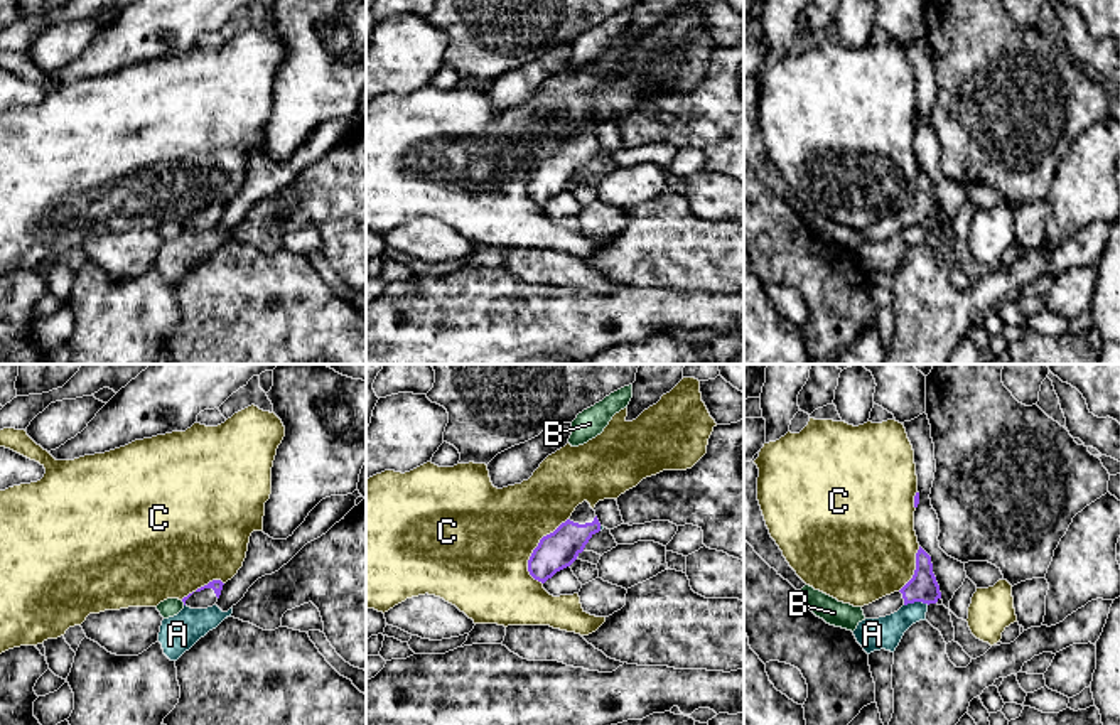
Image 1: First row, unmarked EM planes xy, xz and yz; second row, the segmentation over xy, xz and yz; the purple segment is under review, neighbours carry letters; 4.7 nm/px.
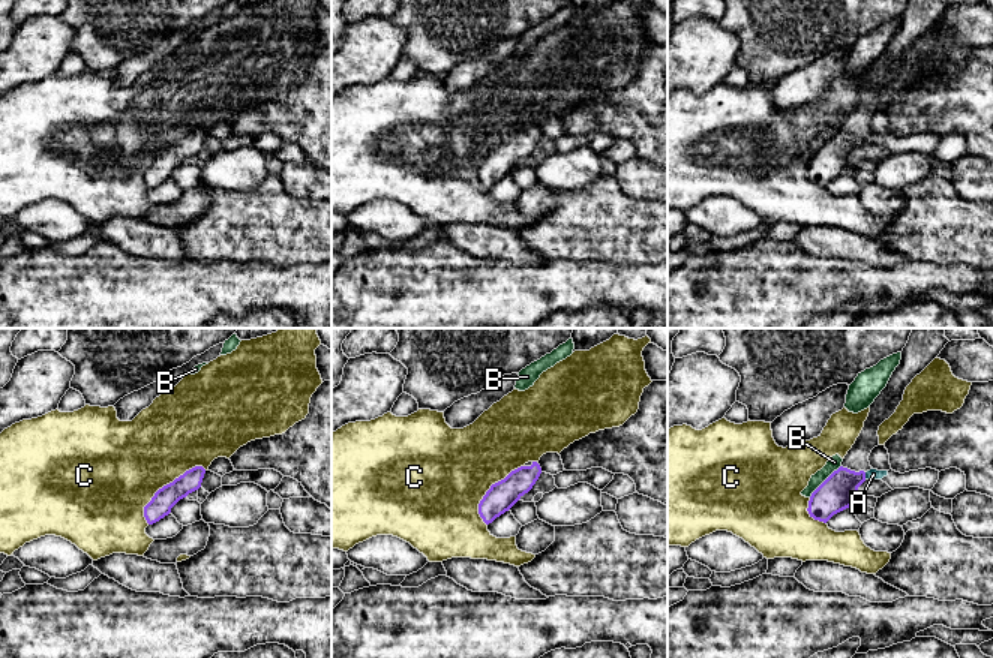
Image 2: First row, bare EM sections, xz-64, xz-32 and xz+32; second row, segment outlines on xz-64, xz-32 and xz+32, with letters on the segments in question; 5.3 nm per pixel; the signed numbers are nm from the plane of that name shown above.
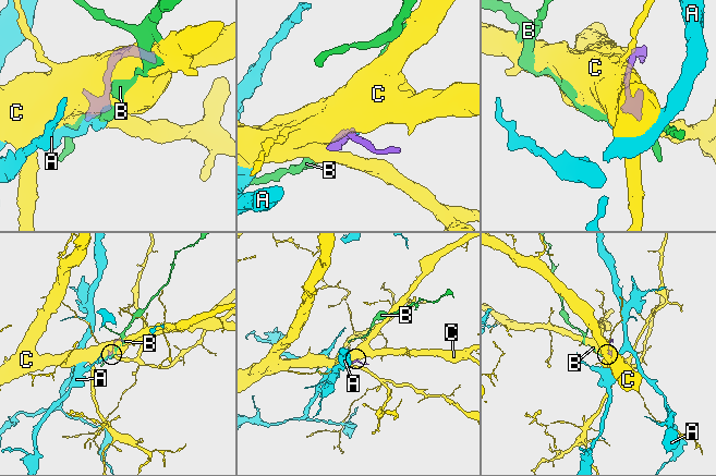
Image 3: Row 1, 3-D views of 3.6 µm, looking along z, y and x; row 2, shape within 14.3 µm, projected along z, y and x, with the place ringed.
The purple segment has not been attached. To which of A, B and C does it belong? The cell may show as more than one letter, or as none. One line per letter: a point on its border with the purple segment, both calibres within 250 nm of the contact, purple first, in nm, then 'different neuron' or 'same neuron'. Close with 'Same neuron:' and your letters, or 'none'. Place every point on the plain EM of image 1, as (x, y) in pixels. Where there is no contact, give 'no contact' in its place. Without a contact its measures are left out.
A: contact yz (916, 223); calibres 140 and 160 nm; different neuron
B: contact xy (183, 223); calibres 20 and 90 nm; different neuron
C: contact xz (533, 172); calibres 180 and 480 nm; different neuron
Same neuron: none

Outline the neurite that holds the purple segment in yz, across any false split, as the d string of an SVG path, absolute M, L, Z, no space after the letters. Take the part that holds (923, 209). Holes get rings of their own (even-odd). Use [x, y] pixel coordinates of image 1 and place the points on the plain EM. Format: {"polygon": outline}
{"polygon": "M919 169L913 201L899 212L869 228L864 228L865 241L879 241L897 234L902 228L923 224L936 226L941 221L940 207L933 196L931 179Z"}

